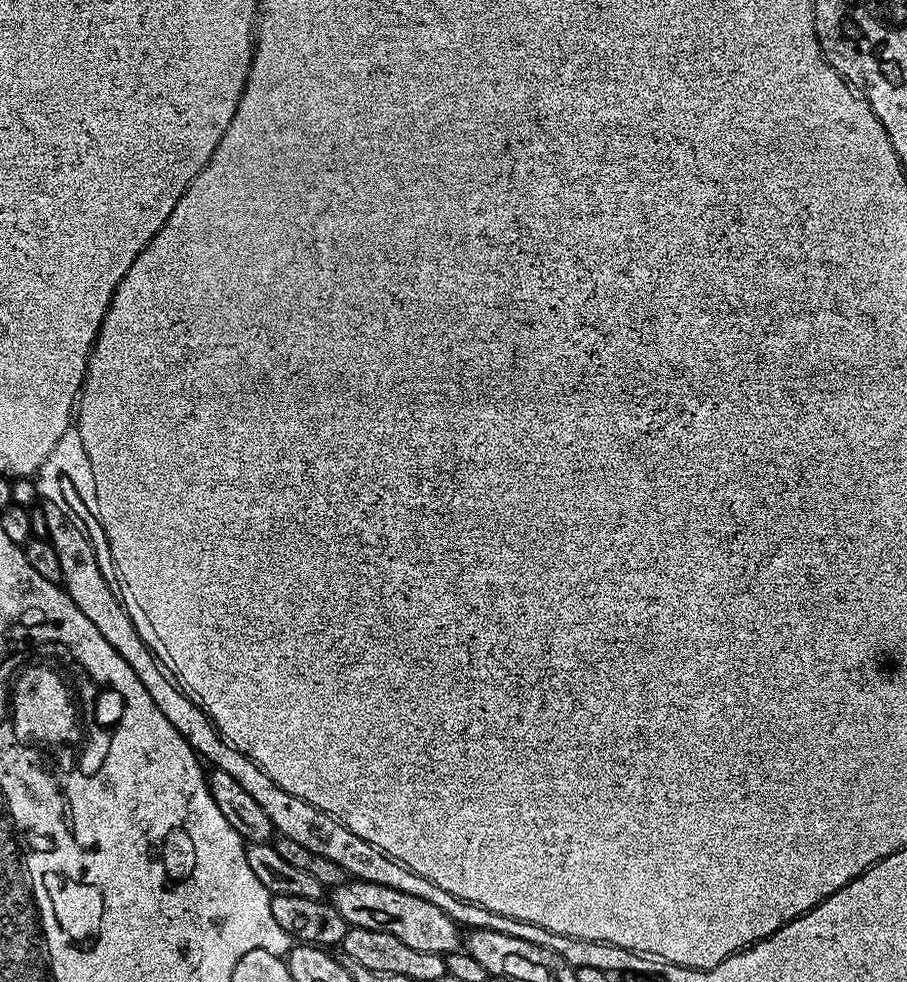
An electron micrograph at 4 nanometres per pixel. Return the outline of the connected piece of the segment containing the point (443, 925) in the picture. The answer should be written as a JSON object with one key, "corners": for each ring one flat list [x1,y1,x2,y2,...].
{"corners":[[348,878,343,884,331,889,330,903,351,927,394,934,394,938,406,942,406,946,411,946,413,950,422,950,426,954,436,952,442,957,461,951,461,925,452,920,446,910,438,910,434,902,426,902,426,898,414,898,414,894,402,894,402,890,393,890,391,886,378,886,378,882]]}

